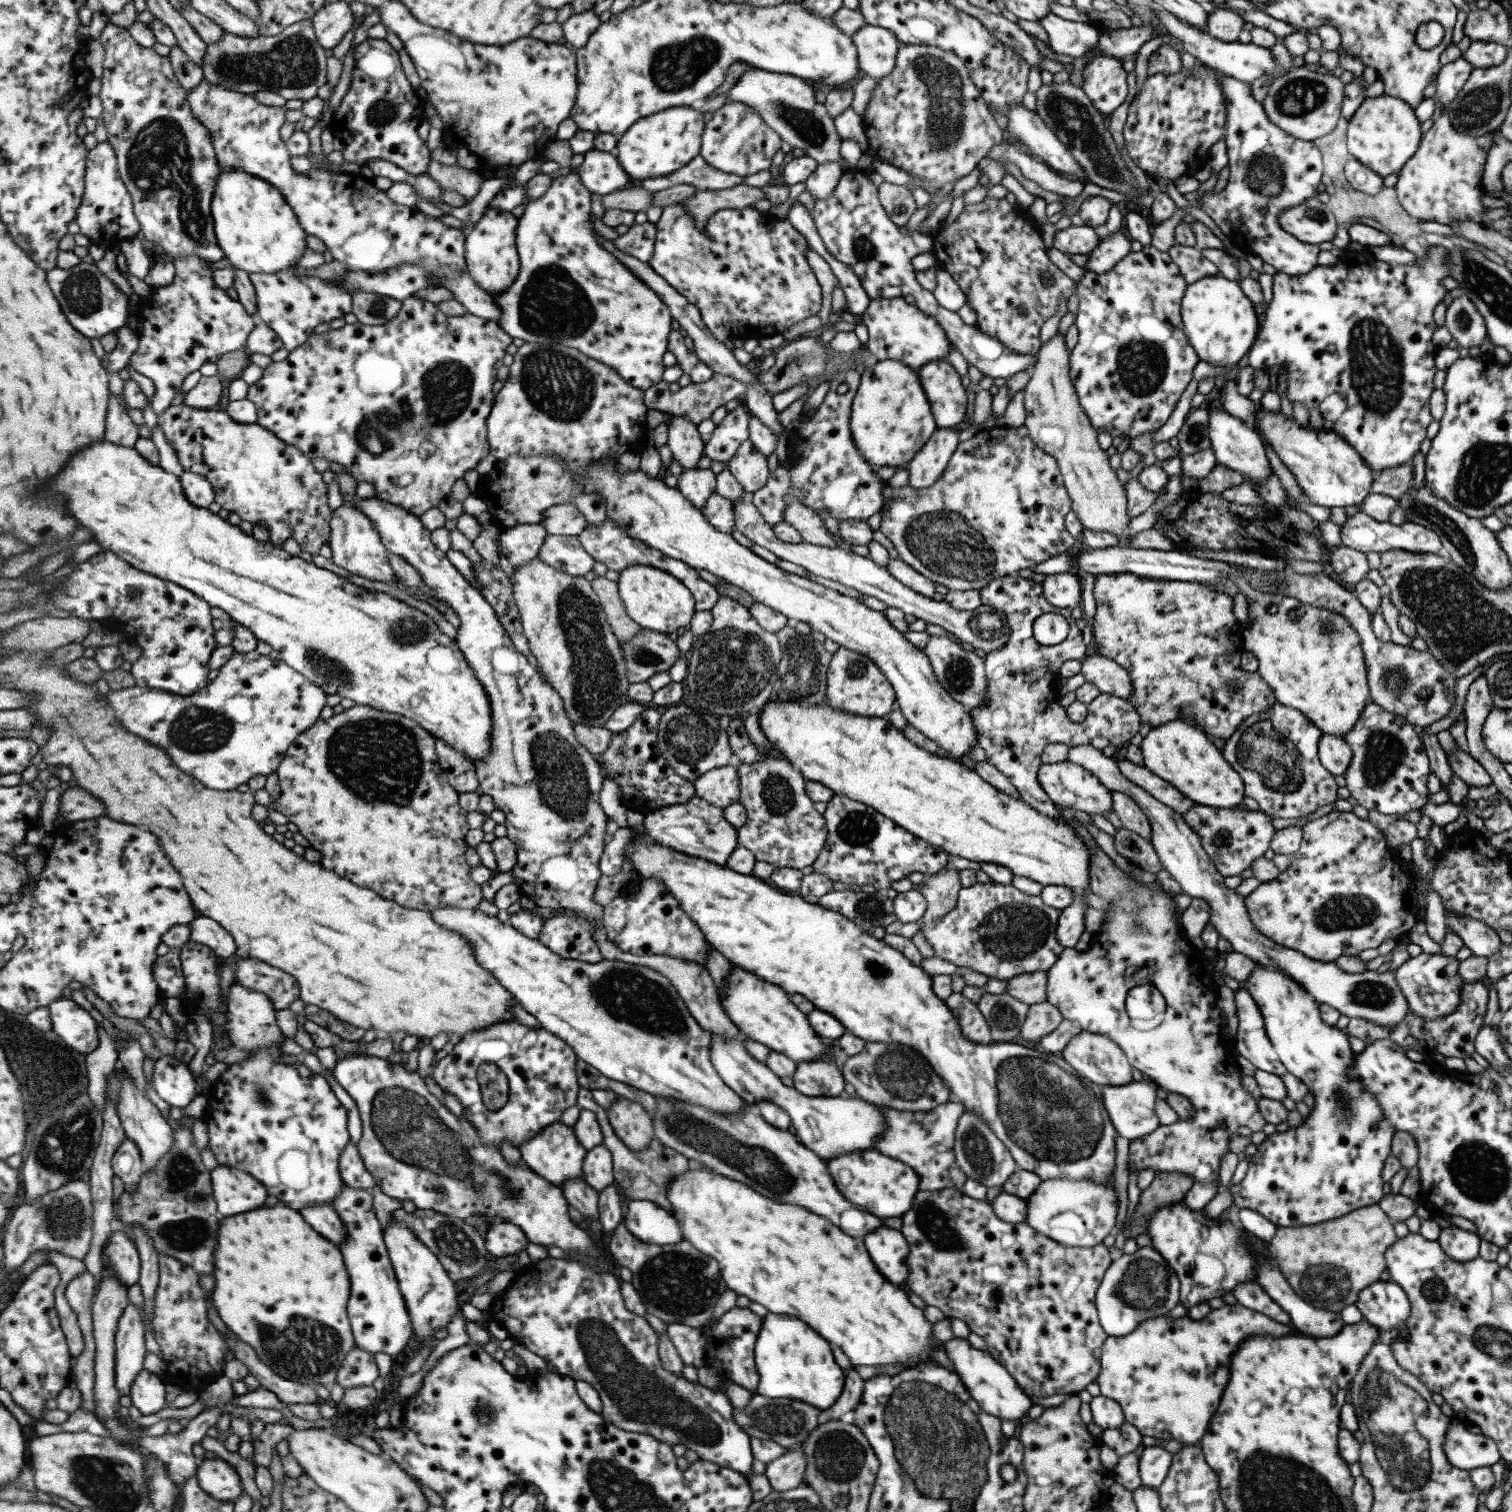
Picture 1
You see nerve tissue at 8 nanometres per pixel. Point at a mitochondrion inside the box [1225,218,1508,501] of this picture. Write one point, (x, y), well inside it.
(1359, 369)

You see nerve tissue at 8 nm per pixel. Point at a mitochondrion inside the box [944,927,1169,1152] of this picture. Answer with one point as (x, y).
(1004, 1018)

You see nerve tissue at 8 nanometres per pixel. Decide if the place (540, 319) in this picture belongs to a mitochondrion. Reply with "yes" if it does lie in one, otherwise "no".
yes

